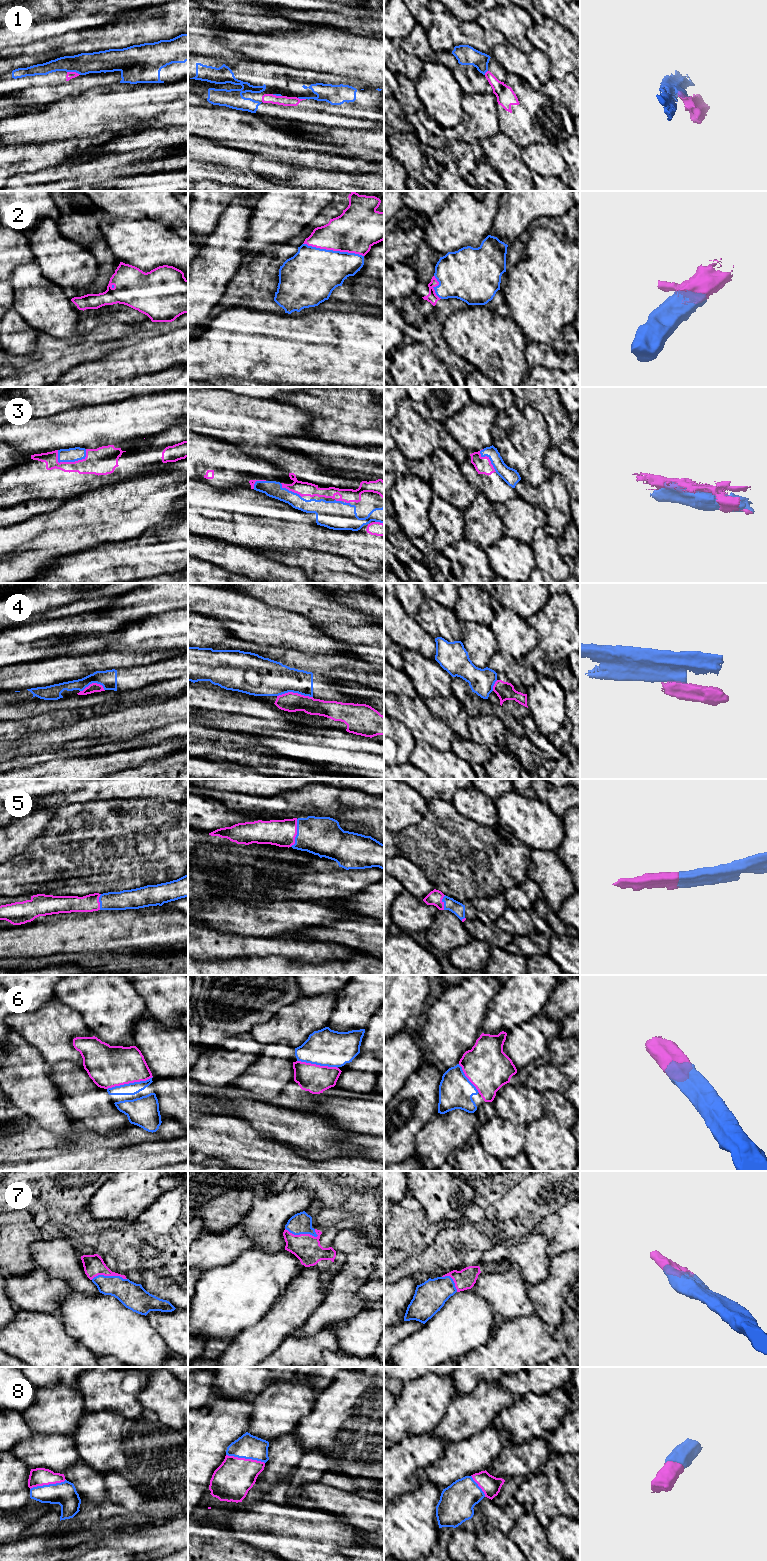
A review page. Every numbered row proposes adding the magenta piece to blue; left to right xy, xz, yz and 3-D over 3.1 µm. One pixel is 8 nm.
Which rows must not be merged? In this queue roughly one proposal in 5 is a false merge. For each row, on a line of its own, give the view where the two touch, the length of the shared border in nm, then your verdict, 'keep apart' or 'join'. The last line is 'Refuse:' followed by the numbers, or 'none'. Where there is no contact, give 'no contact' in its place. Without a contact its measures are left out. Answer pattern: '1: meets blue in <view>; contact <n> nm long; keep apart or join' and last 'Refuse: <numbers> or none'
1: meets blue in xy; contact 110 nm long; keep apart
2: meets blue in xz; contact 500 nm long; join
3: meets blue in xy; contact 260 nm long; join
4: meets blue in xz; contact 280 nm long; keep apart
5: meets blue in xz; contact 240 nm long; join
6: meets blue in xy; contact 380 nm long; join
7: meets blue in xz; contact 280 nm long; join
8: meets blue in xz; contact 320 nm long; join
Refuse: 1, 4

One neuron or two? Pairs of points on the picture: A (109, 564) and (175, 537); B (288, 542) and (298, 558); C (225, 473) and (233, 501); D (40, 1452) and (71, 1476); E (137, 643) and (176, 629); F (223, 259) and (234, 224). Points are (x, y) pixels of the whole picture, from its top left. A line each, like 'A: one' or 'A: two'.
A: one
B: two
C: two
D: two
E: one
F: one

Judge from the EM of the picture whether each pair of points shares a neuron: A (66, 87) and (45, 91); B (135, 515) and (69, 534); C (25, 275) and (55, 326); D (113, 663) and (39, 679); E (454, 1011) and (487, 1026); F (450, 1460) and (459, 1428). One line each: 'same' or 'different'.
A: same
B: same
C: same
D: same
E: different
F: different

